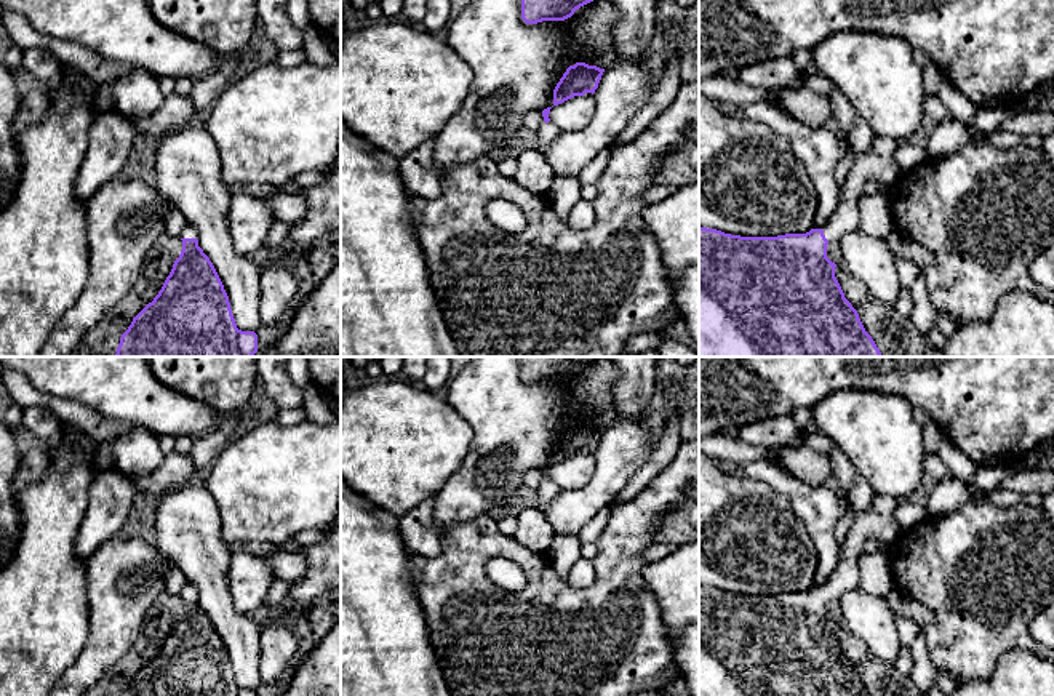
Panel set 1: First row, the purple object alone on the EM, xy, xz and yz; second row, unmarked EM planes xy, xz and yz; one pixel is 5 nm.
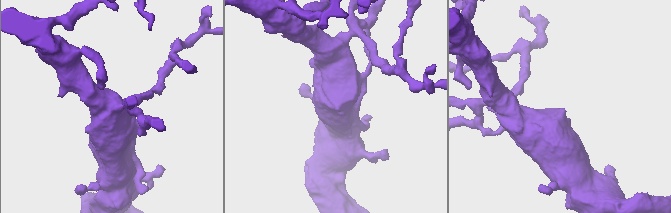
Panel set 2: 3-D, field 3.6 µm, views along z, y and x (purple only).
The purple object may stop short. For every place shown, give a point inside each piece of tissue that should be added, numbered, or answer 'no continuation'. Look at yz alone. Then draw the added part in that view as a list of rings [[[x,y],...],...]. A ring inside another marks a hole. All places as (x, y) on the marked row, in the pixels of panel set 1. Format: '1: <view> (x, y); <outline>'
1: yz (878, 164); [[[876,136],[870,149],[854,158],[846,173],[838,206],[828,222],[822,227],[828,242],[838,240],[844,229],[859,226],[859,198],[864,195],[865,182],[873,179],[881,184],[884,194],[892,182],[902,178],[904,171],[896,162],[899,142],[891,136]]]

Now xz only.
1: xz (546, 132); [[[544,122],[536,133],[542,142],[547,142],[547,141],[557,138],[560,130],[553,123]]]

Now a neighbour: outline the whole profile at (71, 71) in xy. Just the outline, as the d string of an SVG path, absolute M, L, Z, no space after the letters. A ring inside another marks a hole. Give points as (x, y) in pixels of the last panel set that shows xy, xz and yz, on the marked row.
M62 64L61 74L67 74L72 80L77 80L86 91L98 91L98 88L74 66Z

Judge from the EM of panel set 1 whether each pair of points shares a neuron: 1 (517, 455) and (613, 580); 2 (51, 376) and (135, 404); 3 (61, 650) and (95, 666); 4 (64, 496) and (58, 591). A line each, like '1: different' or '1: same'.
1: different
2: same
3: different
4: same

